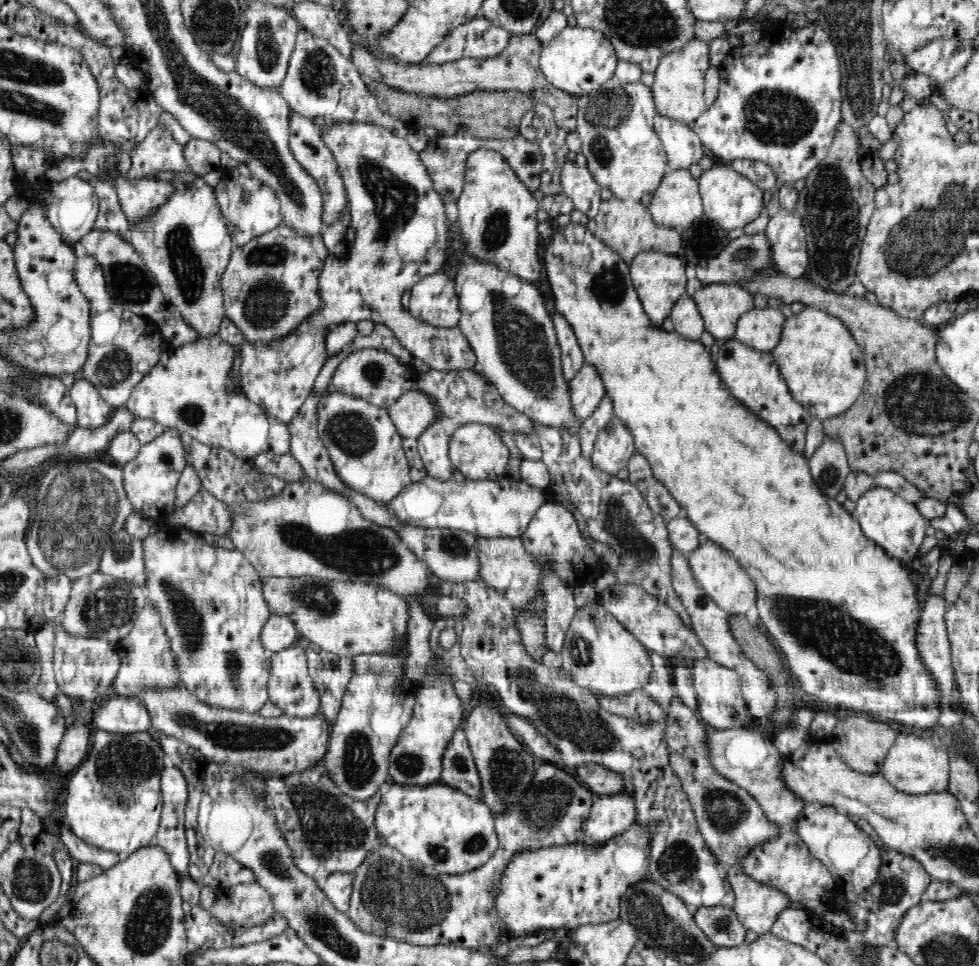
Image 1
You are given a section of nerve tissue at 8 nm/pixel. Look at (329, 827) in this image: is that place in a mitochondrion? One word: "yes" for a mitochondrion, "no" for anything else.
yes

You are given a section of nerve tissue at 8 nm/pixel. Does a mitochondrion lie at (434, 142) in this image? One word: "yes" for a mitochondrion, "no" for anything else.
no

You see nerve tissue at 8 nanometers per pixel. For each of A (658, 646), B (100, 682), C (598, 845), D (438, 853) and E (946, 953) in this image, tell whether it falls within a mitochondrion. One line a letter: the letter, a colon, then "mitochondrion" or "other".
A: other
B: other
C: other
D: mitochondrion
E: mitochondrion

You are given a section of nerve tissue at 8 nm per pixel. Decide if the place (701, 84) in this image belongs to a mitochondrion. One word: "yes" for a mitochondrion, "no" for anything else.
no

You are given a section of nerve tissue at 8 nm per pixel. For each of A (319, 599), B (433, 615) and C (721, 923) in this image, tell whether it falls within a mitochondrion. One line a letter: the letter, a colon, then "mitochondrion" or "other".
A: mitochondrion
B: other
C: mitochondrion

